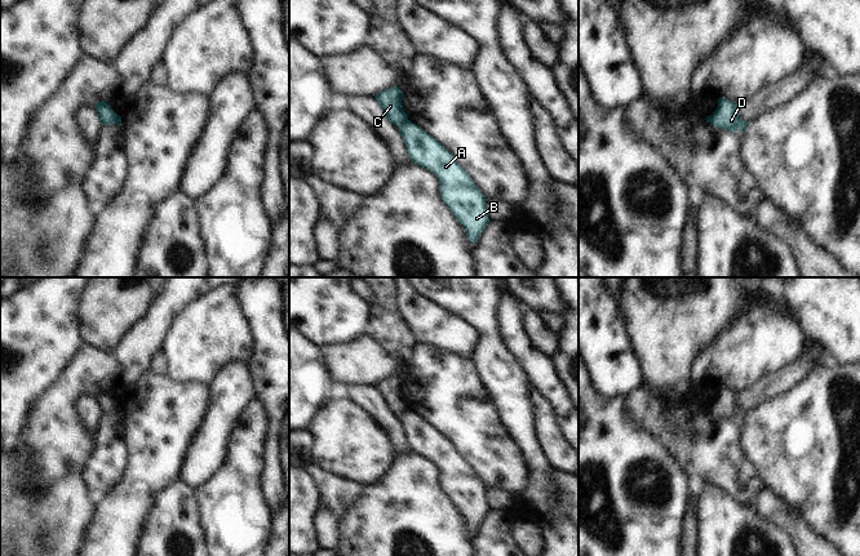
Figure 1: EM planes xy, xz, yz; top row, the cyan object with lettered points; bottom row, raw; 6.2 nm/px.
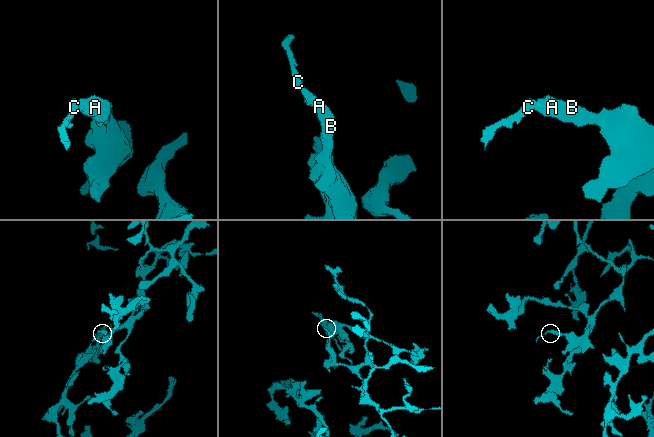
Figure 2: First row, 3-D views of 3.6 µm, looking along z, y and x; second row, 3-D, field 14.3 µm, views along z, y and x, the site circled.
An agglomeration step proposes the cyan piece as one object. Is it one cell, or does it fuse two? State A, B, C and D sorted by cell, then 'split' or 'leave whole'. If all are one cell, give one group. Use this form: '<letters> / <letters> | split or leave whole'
A B D / C | split

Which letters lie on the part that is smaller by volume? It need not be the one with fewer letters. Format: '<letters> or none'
C

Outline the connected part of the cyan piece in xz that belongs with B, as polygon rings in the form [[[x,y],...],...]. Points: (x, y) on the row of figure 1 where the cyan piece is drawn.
[[[411,120],[398,125],[411,163],[434,173],[440,183],[443,203],[464,226],[467,239],[476,244],[489,222],[486,196],[453,155]]]

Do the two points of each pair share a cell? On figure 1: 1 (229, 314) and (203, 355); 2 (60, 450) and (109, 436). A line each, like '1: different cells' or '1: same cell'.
1: same cell
2: different cells

